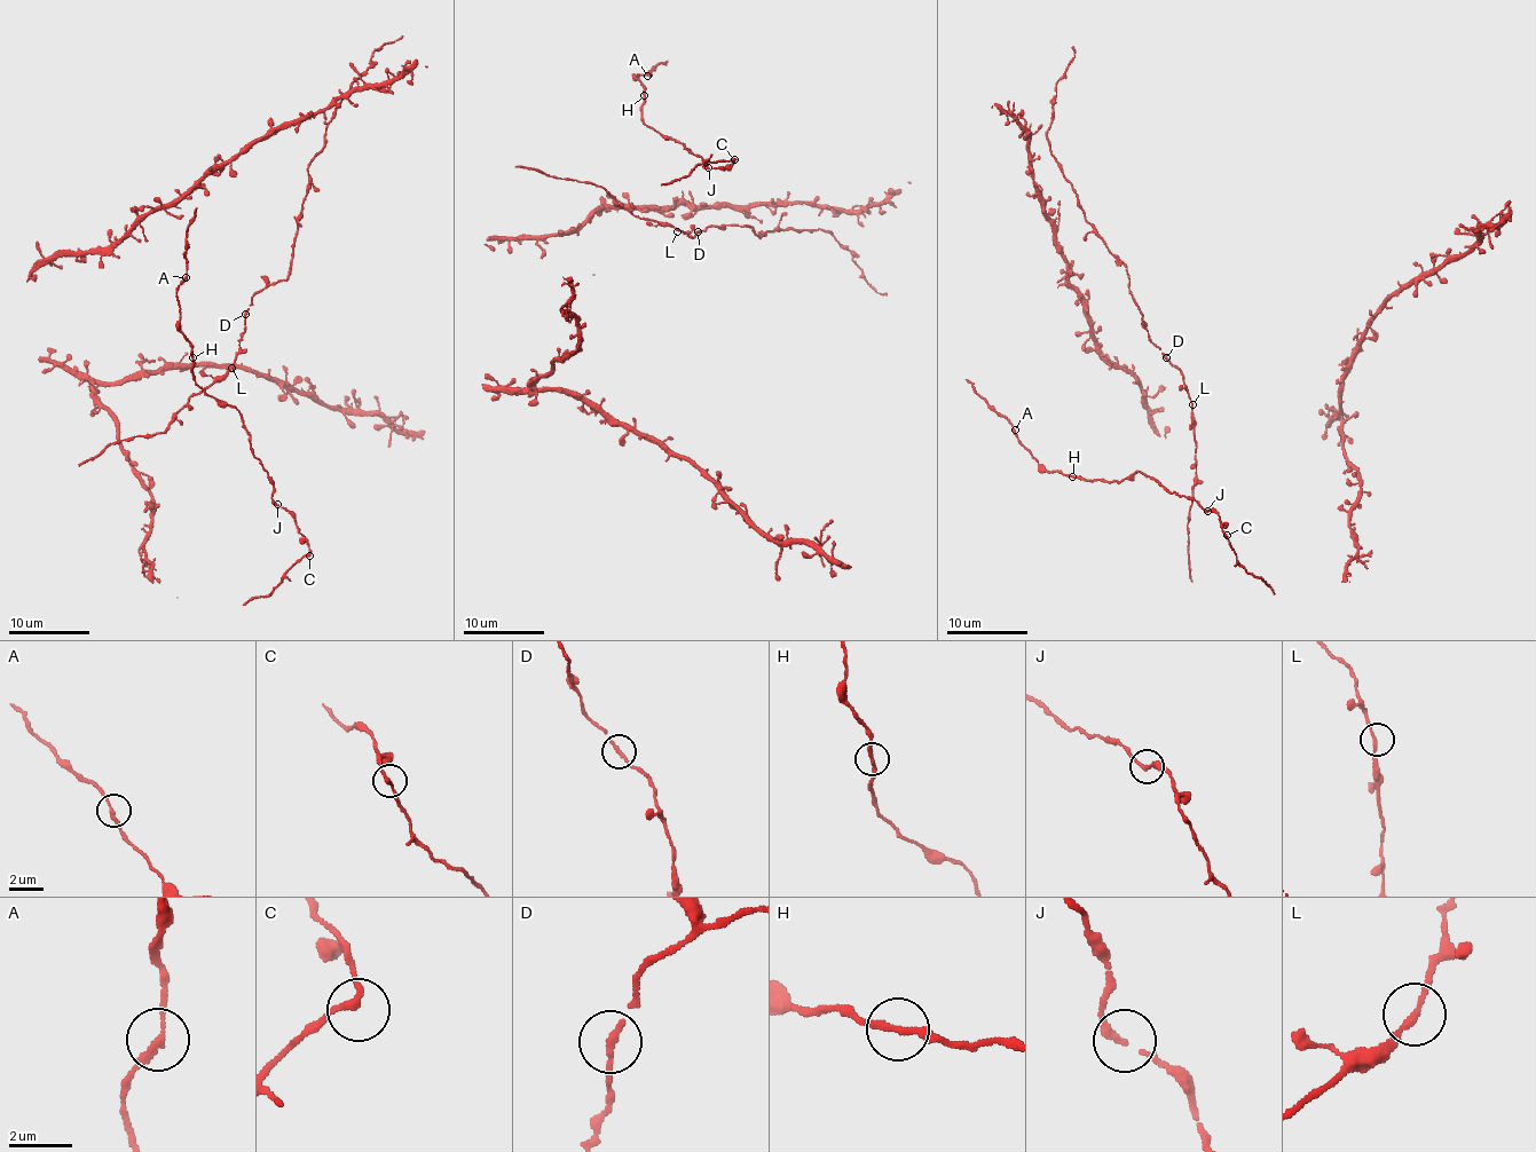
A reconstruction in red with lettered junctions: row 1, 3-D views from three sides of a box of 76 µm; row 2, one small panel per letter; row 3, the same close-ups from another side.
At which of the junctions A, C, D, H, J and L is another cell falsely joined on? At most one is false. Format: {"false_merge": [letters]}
{"false_merge": []}

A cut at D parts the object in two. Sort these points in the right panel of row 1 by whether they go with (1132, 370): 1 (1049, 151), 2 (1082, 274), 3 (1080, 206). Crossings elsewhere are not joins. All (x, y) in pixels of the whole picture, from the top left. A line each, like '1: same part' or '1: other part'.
1: other part
2: same part
3: other part

